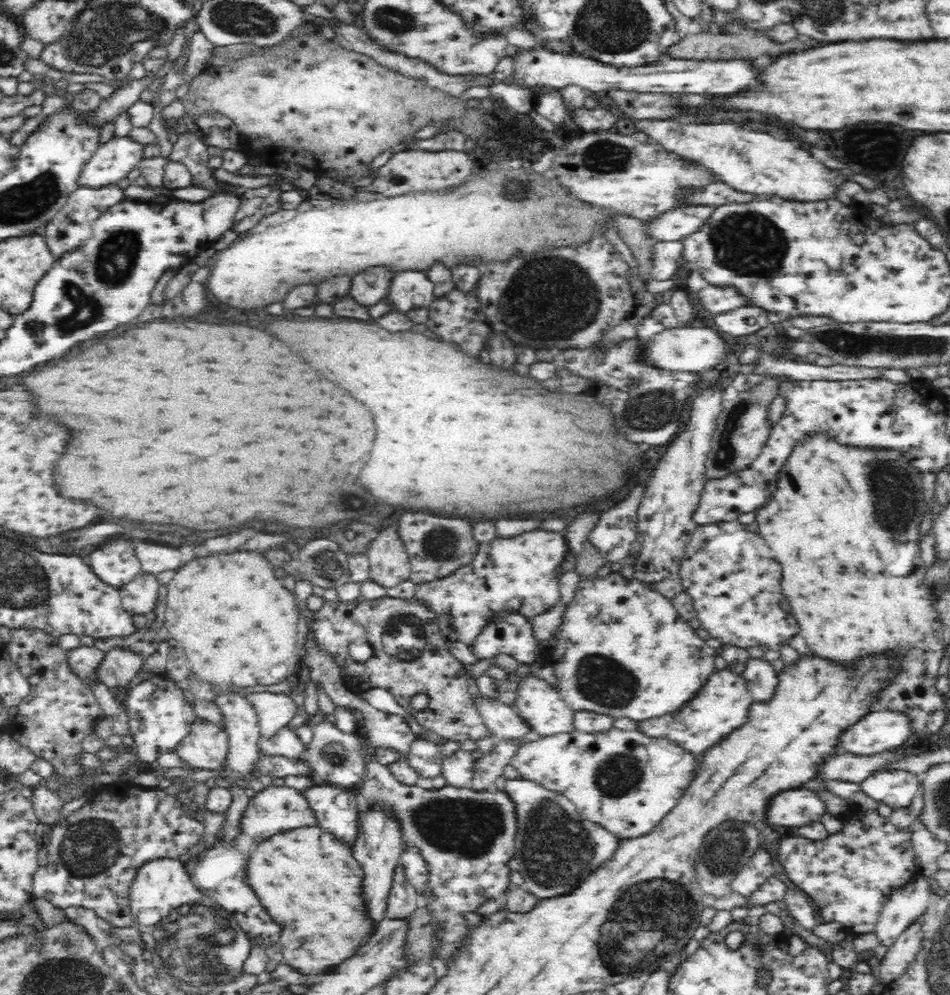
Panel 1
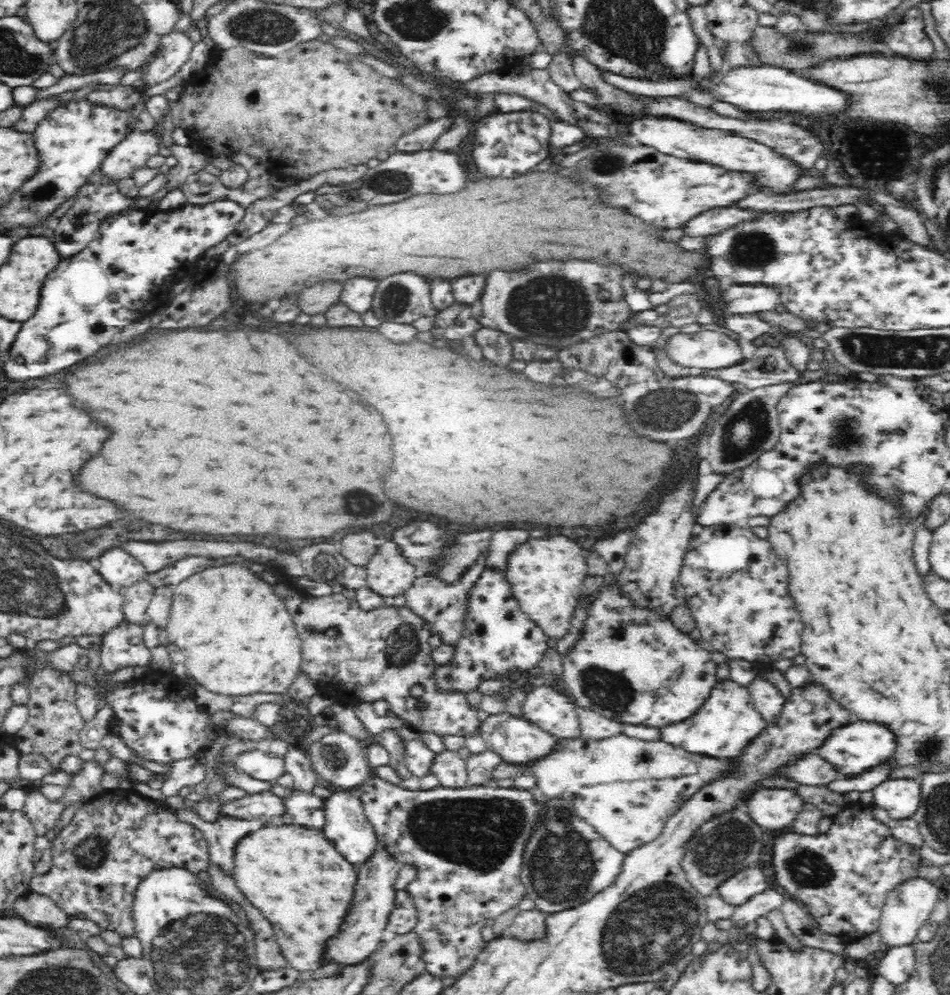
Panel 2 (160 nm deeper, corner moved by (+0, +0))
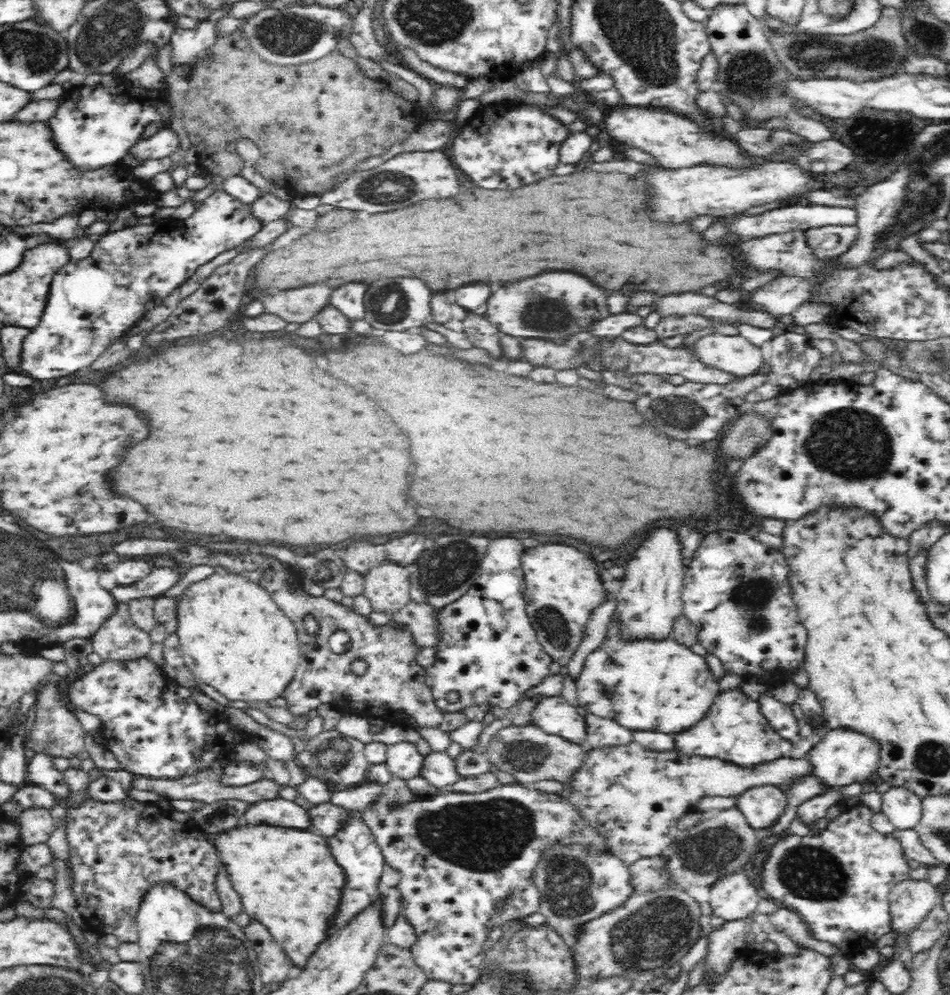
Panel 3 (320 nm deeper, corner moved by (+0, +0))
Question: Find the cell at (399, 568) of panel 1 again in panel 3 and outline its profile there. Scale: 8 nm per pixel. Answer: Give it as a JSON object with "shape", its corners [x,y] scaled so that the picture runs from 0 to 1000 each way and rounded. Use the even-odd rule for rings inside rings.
{"shape":[[[404,562],[383,577],[382,596],[389,602],[392,613],[415,617],[432,605],[432,573],[415,562]]]}

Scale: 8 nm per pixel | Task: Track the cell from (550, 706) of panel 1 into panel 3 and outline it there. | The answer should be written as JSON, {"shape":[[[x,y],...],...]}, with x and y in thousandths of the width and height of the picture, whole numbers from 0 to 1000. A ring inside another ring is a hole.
{"shape":[[[571,699],[558,716],[559,726],[573,736],[586,738],[612,750],[617,750],[617,727],[593,699]]]}

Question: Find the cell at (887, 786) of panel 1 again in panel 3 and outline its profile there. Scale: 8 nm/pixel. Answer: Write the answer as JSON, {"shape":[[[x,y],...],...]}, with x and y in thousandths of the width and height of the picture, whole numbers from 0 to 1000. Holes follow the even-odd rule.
{"shape":[[[938,790],[927,799],[929,816],[943,833],[962,832],[972,812],[968,799],[952,790]]]}

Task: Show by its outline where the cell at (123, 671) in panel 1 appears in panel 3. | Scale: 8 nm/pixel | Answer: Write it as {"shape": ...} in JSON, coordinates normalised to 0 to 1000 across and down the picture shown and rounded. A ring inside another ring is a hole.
{"shape":[[[132,606],[125,607],[122,617],[105,629],[96,643],[99,655],[108,664],[154,662],[161,649],[157,637],[138,624]]]}

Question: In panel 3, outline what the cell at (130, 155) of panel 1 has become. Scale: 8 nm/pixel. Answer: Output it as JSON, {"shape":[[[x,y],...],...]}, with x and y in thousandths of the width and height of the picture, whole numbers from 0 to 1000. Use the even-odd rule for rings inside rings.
{"shape":[[[173,127],[164,135],[145,140],[135,148],[134,154],[143,161],[154,162],[178,159],[185,151],[189,151],[187,136],[179,128]]]}

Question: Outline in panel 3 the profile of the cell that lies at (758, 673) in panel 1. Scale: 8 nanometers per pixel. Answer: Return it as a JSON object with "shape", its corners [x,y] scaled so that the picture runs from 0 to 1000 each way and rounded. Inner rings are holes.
{"shape":[[[806,693],[798,702],[800,717],[807,723],[811,730],[817,734],[823,743],[836,745],[844,737],[840,731],[840,724],[836,721],[833,710],[821,706]]]}

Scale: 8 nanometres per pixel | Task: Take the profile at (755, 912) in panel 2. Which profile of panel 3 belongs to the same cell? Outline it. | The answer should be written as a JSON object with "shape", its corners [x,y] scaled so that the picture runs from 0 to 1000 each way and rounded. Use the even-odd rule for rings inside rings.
{"shape":[[[792,919],[785,921],[785,923],[777,923],[777,925],[766,925],[762,927],[757,934],[751,935],[746,938],[745,944],[745,957],[741,964],[741,973],[742,974],[752,974],[754,976],[754,981],[749,981],[749,984],[757,984],[759,979],[766,973],[767,967],[771,967],[771,964],[779,959],[779,956],[785,953],[783,948],[783,943],[785,939],[789,937],[792,933]]]}

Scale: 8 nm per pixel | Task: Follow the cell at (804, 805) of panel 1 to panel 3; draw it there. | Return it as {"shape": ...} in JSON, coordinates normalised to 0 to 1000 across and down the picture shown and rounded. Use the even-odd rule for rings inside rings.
{"shape":[[[800,790],[777,799],[774,812],[779,813],[792,832],[804,836],[819,826],[829,810],[829,796],[817,790]]]}

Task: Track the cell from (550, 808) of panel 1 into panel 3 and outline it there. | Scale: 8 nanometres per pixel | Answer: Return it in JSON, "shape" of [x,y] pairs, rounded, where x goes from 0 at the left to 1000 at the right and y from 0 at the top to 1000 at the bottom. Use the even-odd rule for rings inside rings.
{"shape":[[[592,845],[575,849],[561,872],[559,885],[567,898],[567,916],[573,919],[576,929],[594,943],[604,941],[613,927],[629,923],[632,918],[656,908],[664,897],[660,868],[643,855],[627,853],[625,849],[617,849],[613,845],[596,850]]]}

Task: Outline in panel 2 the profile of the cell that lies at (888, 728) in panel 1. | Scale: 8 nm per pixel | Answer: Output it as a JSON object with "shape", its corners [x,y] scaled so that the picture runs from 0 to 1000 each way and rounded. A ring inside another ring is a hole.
{"shape":[[[897,726],[884,734],[878,734],[876,740],[872,742],[872,746],[867,746],[867,750],[863,752],[865,762],[874,764],[876,768],[880,768],[884,775],[892,781],[899,781],[905,776],[912,776],[923,768],[937,765],[943,755],[943,737],[939,735],[936,728],[926,728],[926,726]]]}

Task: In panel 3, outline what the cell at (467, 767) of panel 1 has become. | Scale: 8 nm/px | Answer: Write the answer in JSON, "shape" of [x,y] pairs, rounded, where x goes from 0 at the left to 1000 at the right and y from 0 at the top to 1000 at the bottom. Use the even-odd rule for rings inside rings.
{"shape":[[[455,755],[447,759],[443,780],[463,795],[476,792],[486,783],[481,776],[480,765],[469,755]]]}

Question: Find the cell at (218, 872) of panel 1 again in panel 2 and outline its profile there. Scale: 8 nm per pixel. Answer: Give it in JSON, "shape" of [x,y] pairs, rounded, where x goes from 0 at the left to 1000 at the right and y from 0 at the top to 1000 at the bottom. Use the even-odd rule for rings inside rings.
{"shape":[[[307,792],[303,800],[296,802],[296,808],[298,808],[296,819],[293,822],[286,821],[283,828],[316,829],[317,831],[339,834],[342,825],[340,805],[331,797]]]}

